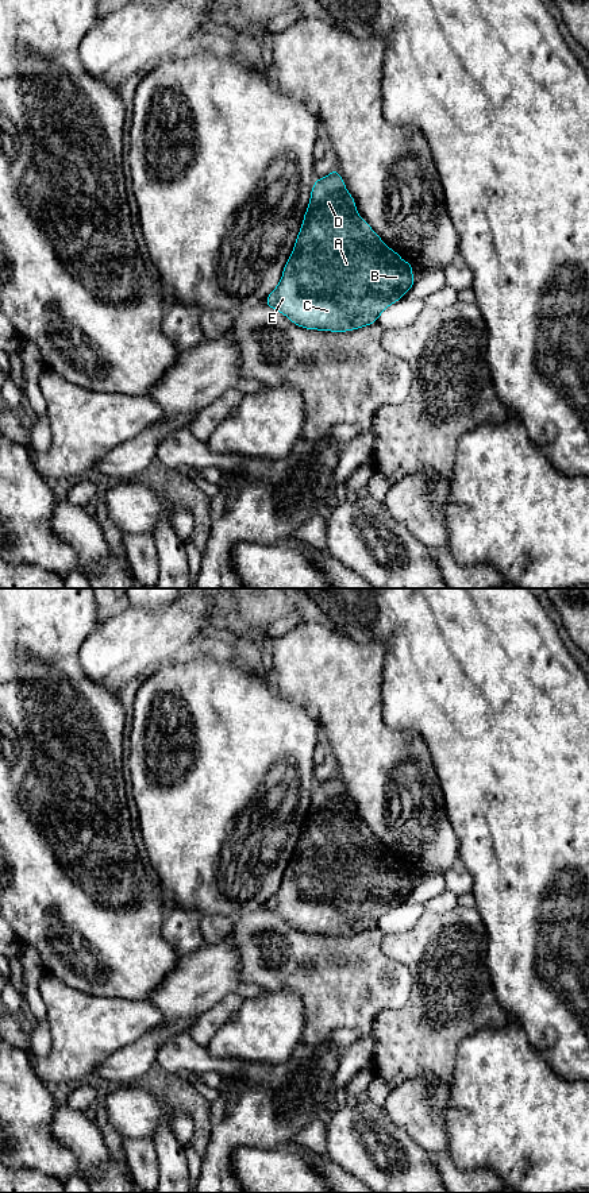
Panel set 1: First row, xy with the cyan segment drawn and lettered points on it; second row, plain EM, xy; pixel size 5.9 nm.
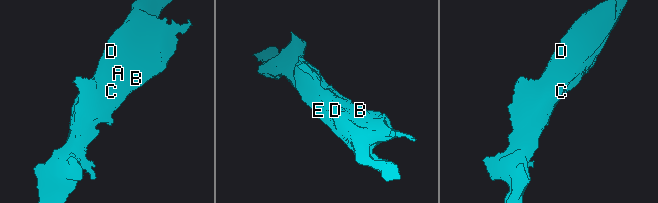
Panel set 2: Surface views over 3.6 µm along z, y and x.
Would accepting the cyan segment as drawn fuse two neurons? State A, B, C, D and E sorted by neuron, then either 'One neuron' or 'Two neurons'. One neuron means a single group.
Groups: A B C D E. One neuron

